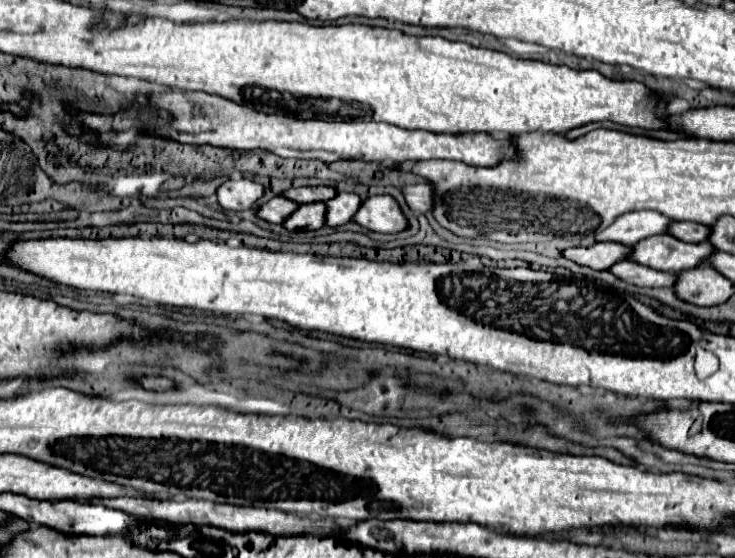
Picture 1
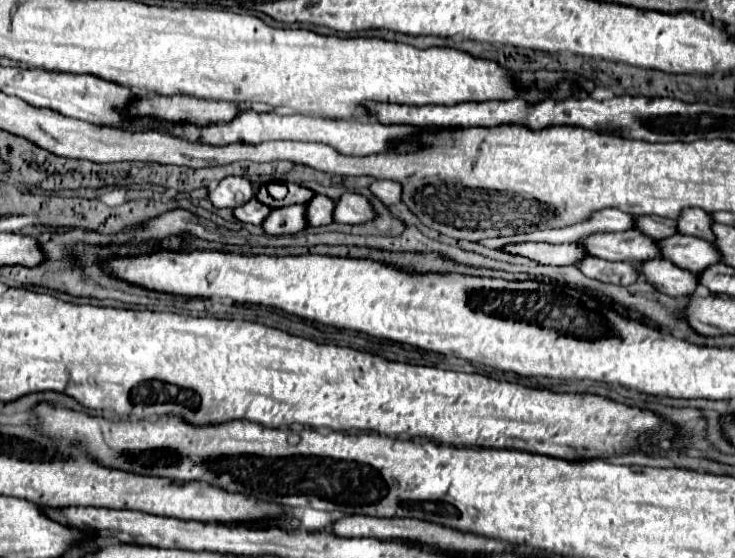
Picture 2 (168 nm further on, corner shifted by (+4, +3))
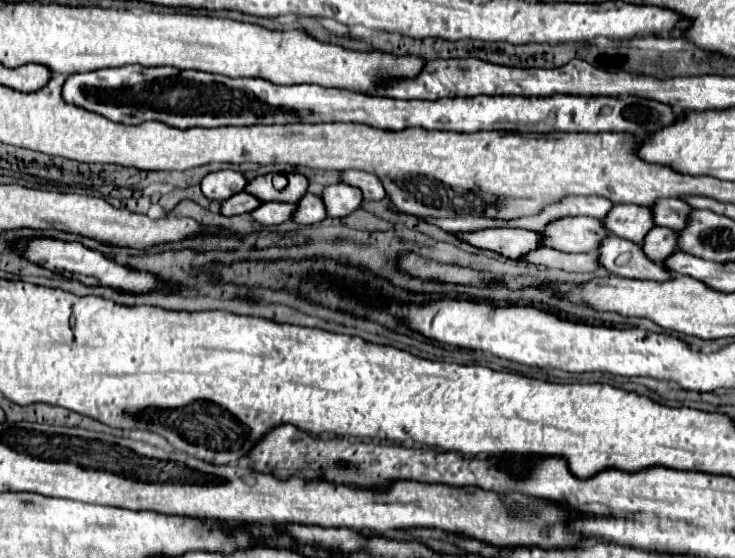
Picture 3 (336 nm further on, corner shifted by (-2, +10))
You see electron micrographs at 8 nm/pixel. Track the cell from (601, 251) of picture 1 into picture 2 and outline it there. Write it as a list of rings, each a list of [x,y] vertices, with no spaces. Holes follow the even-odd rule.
[[[519,243],[509,245],[505,251],[529,257],[541,265],[577,265],[587,257],[583,245],[551,245],[551,243]]]

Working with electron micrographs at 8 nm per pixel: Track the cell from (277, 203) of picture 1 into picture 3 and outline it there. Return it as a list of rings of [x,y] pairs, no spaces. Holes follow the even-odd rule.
[[[239,192],[239,194],[233,194],[231,198],[227,198],[227,200],[221,202],[219,214],[223,214],[223,216],[235,216],[235,214],[251,212],[251,210],[257,208],[259,204],[261,204],[261,202],[259,202],[257,198],[251,198],[249,194]]]

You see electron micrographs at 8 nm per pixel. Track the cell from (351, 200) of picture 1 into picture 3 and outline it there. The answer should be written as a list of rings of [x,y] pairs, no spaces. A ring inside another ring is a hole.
[[[305,194],[299,202],[297,202],[297,210],[293,212],[293,222],[301,224],[301,226],[311,226],[317,224],[325,218],[325,208],[321,206],[321,198],[315,194]]]

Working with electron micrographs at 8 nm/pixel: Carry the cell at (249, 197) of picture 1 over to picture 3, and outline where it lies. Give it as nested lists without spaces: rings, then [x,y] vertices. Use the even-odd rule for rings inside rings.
[[[219,170],[211,172],[201,180],[201,192],[209,200],[225,200],[245,188],[247,180],[241,172],[235,170]]]

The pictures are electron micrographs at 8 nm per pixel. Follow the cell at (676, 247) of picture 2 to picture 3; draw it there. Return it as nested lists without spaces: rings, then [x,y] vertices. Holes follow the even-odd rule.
[[[653,226],[649,230],[649,234],[645,234],[643,238],[643,252],[653,260],[653,262],[663,262],[669,254],[677,252],[677,244],[673,242],[673,234],[677,234],[675,230],[665,230],[665,228],[657,228]]]

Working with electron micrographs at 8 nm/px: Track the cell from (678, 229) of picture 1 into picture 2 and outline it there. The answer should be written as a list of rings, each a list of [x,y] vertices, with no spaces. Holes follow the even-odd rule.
[[[637,217],[635,229],[643,231],[645,235],[649,235],[653,239],[659,239],[659,241],[677,233],[675,221],[665,219],[665,217]]]

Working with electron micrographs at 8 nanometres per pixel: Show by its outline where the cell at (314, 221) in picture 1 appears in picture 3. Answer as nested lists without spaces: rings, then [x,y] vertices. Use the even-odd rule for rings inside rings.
[[[263,202],[253,212],[251,218],[259,222],[261,226],[277,226],[285,220],[291,220],[291,214],[295,210],[295,204],[283,204],[283,202]]]

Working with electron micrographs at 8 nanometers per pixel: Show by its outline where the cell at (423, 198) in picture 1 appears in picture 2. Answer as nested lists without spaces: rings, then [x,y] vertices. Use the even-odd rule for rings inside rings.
[[[375,181],[369,189],[385,203],[385,205],[397,205],[401,203],[401,183],[397,181]]]

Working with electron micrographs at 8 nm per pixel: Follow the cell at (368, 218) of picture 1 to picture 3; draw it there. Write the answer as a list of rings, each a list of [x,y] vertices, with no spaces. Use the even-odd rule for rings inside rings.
[[[343,182],[325,186],[321,192],[321,200],[325,204],[327,216],[331,214],[331,216],[341,216],[341,218],[351,214],[353,210],[357,210],[359,204],[363,202],[361,192],[353,190],[353,186],[343,184]]]

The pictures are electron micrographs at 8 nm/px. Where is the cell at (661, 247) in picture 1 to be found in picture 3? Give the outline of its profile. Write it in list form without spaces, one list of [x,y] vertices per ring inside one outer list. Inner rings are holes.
[[[567,216],[567,218],[559,218],[549,222],[541,234],[541,246],[545,248],[553,248],[559,252],[595,252],[597,242],[601,238],[605,238],[605,234],[609,234],[603,226],[601,220],[597,218],[587,218],[587,216]]]

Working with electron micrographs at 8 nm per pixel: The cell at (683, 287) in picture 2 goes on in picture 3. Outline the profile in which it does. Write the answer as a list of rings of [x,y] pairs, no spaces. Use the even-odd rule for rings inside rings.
[[[609,234],[601,240],[601,244],[597,248],[597,262],[609,274],[615,274],[621,278],[661,282],[671,276],[671,272],[665,270],[663,264],[649,260],[643,254],[639,244],[629,242],[625,238],[617,238],[613,234]]]

